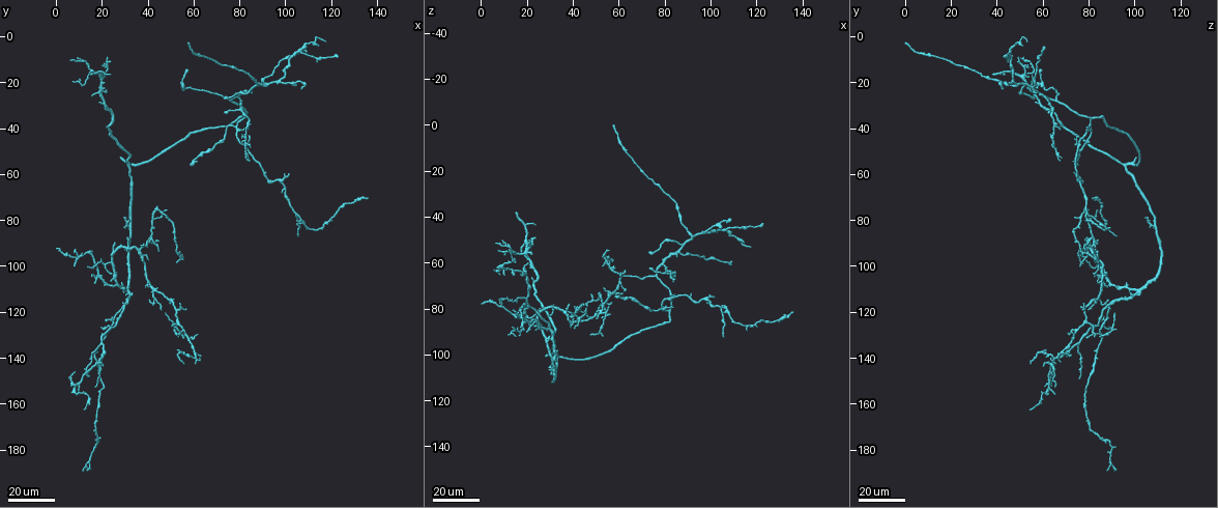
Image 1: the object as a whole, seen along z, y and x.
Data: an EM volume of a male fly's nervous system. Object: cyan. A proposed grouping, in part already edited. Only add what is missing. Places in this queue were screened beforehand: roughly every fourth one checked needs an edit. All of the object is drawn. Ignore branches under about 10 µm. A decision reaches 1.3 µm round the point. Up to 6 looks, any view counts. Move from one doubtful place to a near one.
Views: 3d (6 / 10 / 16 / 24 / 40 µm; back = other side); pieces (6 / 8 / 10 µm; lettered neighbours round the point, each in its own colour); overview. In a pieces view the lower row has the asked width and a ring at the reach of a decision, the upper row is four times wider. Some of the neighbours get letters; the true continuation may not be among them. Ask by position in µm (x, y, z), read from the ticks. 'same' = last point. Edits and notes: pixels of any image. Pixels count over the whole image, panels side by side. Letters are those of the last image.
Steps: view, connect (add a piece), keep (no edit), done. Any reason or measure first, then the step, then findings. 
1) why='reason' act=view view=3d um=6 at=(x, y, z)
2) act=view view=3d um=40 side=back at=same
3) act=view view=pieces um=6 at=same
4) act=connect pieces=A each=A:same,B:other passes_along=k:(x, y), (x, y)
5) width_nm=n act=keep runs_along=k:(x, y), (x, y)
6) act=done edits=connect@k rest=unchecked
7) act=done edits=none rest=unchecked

why='an open end' act=view view=3d um=24 at=(28, 53, 101)

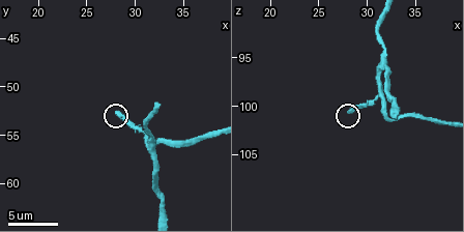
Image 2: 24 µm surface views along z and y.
why='see the neighbours' act=view view=pieces um=8 at=(28.2, 52.6, 100.6)

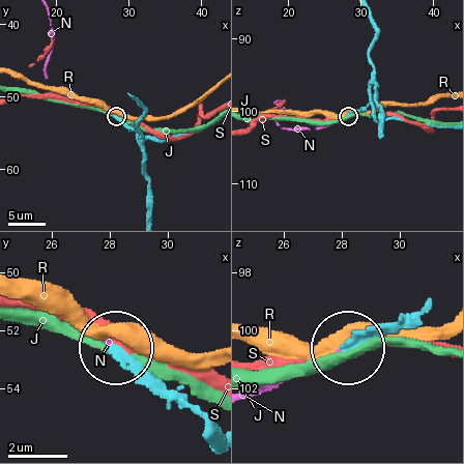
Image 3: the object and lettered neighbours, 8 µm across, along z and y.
act=keep each=J:other,N:other,R:other,S:other runs_along=3:(413, 312), (349, 342) found='no lettered piece goes on from it'

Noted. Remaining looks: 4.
why='branch stops here' act=view view=3d um=24 at=(25, 89, 79)

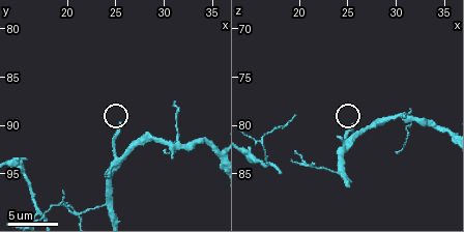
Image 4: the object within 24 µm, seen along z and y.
act=view view=pieces um=8 at=(25.4, 89.8, 80.0)

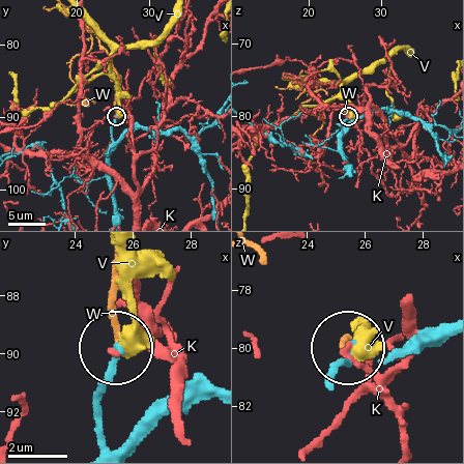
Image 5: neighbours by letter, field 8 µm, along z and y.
width_nm=190 act=connect pieces=W each=K:other,V:other,W:same found='it goes on there'

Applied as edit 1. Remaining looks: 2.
act=done edits=connect@5 rest=unchecked

